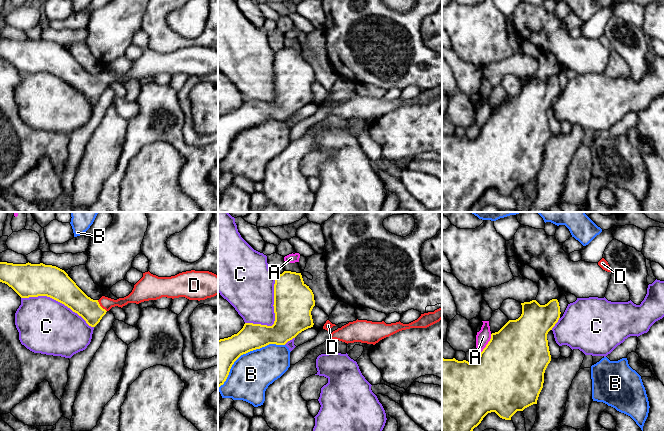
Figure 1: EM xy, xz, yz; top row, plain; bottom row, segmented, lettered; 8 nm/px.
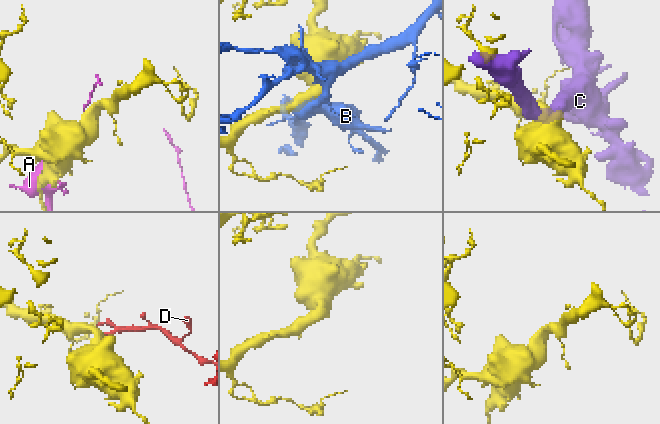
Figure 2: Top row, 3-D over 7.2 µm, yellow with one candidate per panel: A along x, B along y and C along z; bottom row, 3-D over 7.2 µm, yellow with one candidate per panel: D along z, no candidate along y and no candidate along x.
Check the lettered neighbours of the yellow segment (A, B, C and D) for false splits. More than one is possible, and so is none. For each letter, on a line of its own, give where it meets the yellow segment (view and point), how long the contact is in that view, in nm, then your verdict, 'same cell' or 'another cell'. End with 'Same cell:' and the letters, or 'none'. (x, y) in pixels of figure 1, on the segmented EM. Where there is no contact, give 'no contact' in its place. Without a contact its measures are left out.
A: yz (488, 343) | 180 nm | another cell
B: xz (246, 352) | 650 nm | another cell
C: xz (275, 315) | 440 nm | another cell
D: xy (100, 306) | 120 nm | same cell
Same cell: D

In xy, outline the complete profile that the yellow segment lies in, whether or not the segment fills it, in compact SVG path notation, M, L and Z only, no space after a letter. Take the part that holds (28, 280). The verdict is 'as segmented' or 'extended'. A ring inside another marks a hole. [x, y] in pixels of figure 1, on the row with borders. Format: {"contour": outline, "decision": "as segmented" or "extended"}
{"contour": "M0 262L0 282L11 287L21 298L47 296L50 297L81 316L86 323L95 327L102 317L112 307L123 307L128 303L139 304L144 301L157 300L162 297L179 298L185 297L189 300L205 300L218 295L218 276L209 271L186 271L171 277L158 277L149 271L143 273L143 277L134 285L132 292L117 300L102 296L99 300L88 297L68 276L68 274L52 265L40 264L13 264Z", "decision": "extended"}

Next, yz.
{"contour": "M557 299L545 305L536 300L521 305L521 316L509 320L498 332L491 334L490 341L475 363L442 358L442 431L473 431L488 413L495 412L502 419L511 420L517 411L537 404L544 373L551 361L547 334L558 322L561 312Z", "decision": "as segmented"}

